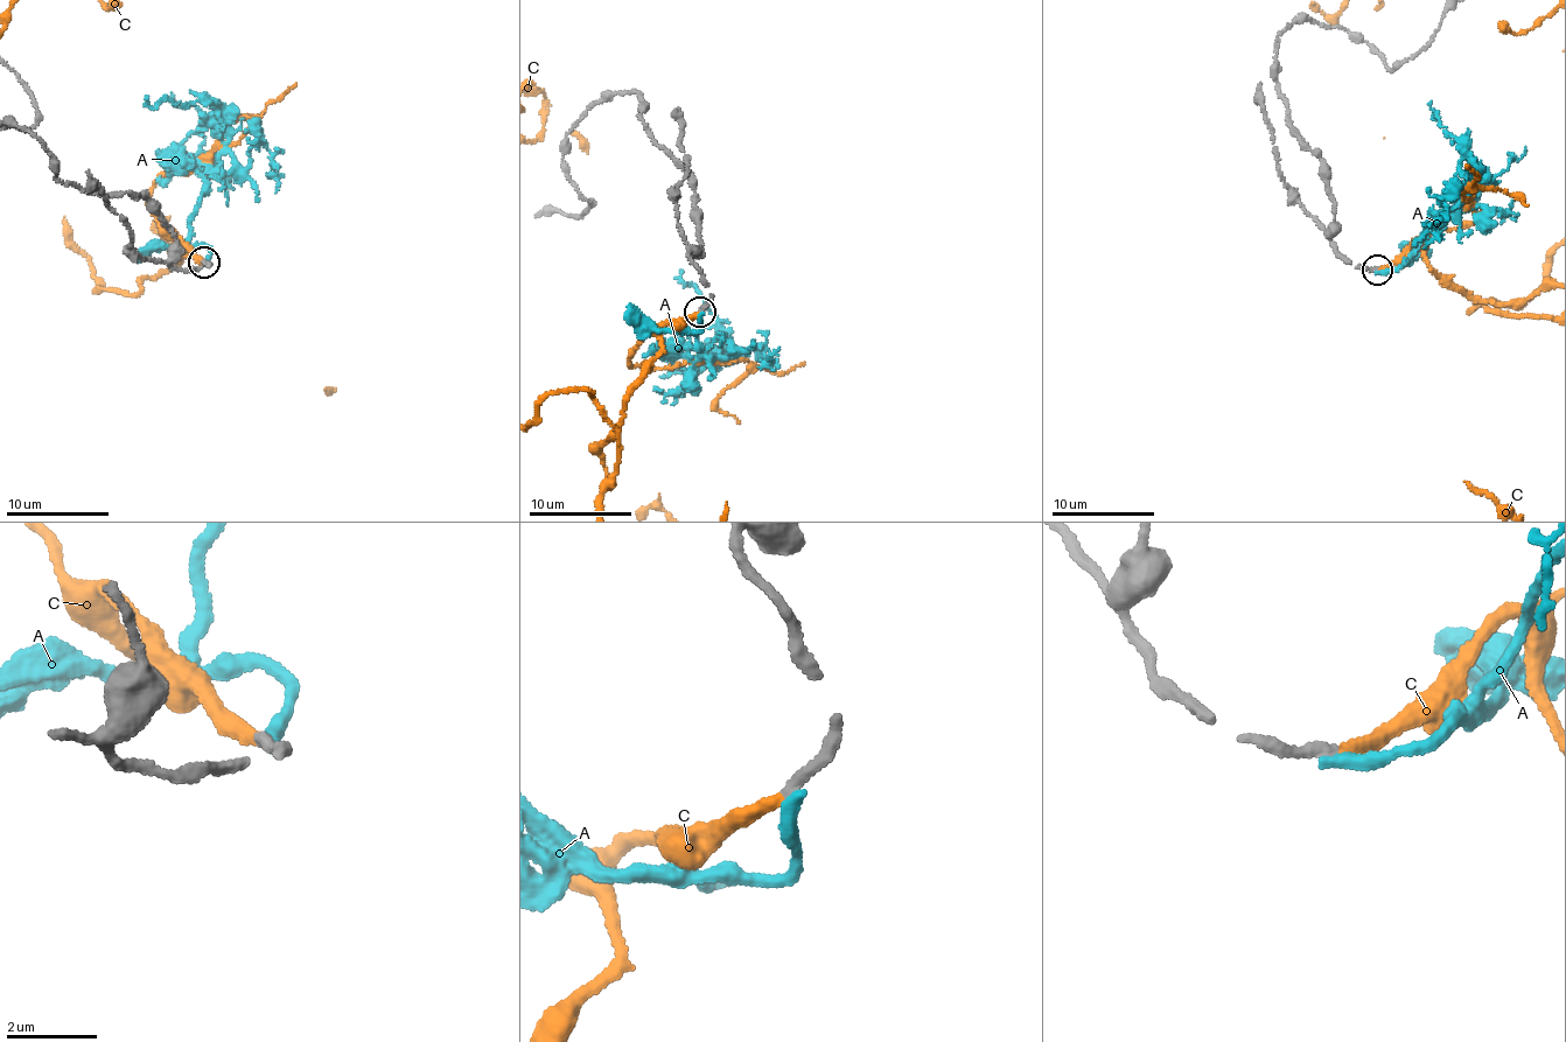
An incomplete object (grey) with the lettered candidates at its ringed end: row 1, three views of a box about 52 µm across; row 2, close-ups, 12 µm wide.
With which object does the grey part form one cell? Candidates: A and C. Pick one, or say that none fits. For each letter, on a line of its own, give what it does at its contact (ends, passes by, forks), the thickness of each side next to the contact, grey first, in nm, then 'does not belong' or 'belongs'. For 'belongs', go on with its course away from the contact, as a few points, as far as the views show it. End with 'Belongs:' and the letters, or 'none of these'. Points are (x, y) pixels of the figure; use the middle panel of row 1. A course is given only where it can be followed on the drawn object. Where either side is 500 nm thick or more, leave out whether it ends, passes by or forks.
A: it ends; calibres 280 and 360 nm; does not belong
C: it ends; calibres 280 and 320 nm; belongs
Belongs: C

